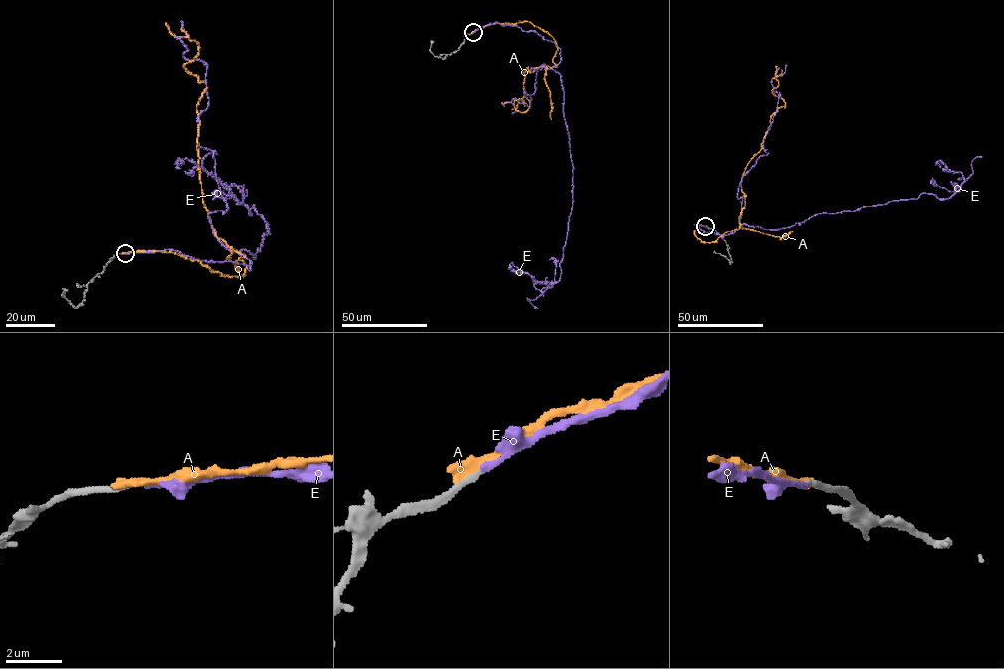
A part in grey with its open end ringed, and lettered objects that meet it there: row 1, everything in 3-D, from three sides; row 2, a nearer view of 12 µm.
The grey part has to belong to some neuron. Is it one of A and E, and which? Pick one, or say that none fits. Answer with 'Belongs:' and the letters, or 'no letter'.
Belongs: no letter

